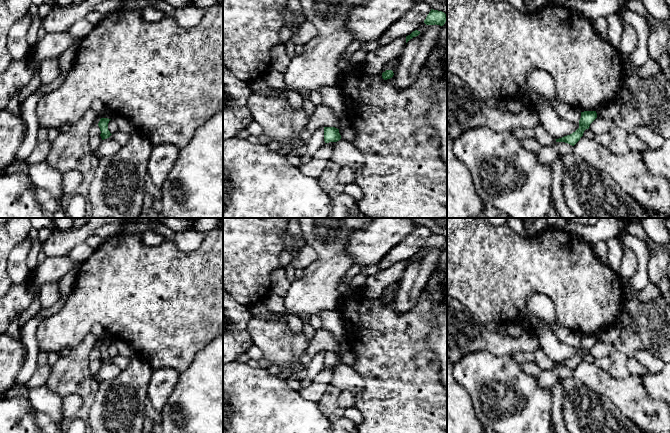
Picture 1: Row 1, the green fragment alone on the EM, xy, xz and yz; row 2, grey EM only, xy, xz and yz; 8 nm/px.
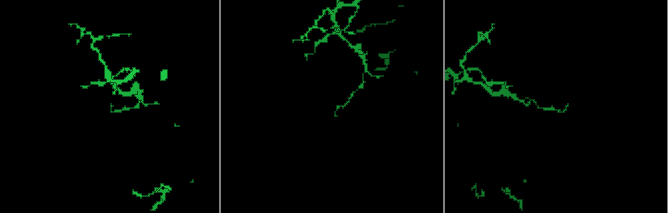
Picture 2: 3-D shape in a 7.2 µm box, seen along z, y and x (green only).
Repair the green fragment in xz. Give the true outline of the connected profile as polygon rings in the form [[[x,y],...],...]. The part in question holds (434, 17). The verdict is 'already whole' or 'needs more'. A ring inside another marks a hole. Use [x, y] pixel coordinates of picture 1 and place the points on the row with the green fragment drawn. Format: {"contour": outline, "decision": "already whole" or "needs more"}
{"contour": [[[431,9],[426,19],[424,20],[424,23],[426,25],[436,24],[436,25],[443,26],[446,20],[447,20],[447,15],[444,12]]], "decision": "already whole"}

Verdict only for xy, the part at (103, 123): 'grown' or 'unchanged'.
unchanged

